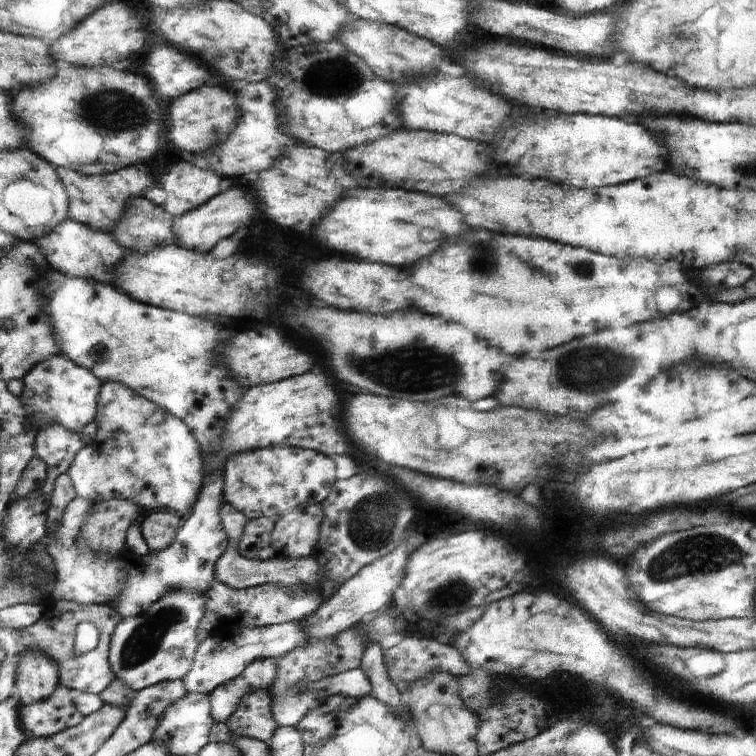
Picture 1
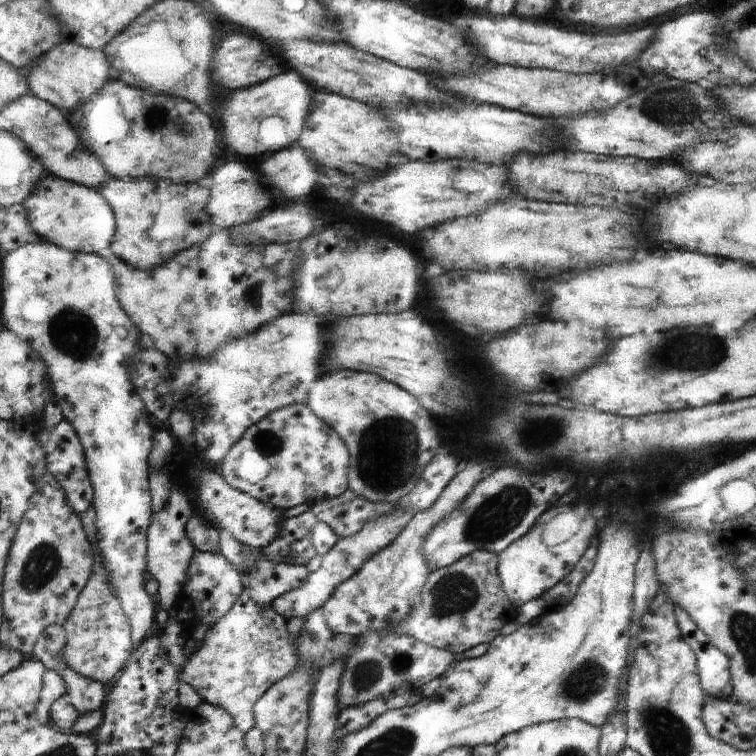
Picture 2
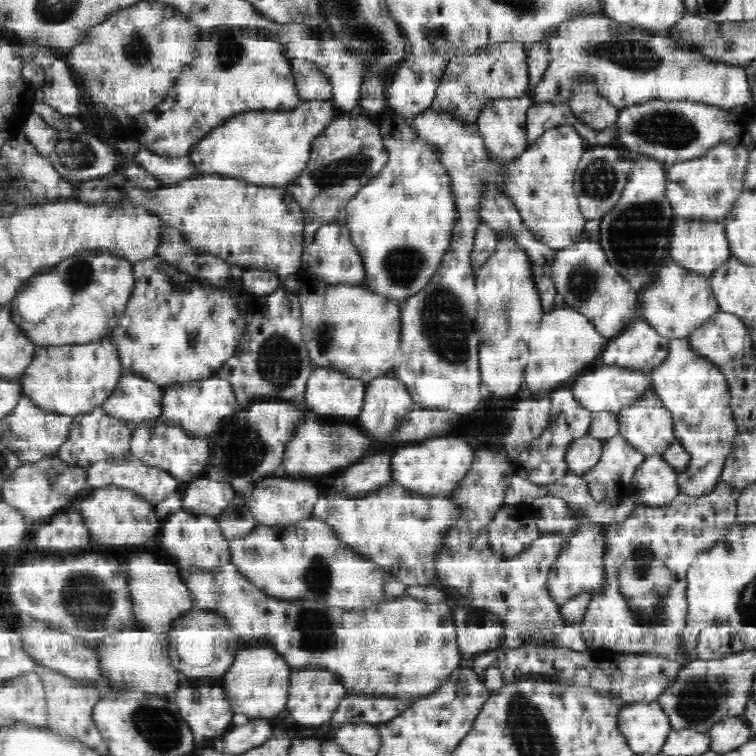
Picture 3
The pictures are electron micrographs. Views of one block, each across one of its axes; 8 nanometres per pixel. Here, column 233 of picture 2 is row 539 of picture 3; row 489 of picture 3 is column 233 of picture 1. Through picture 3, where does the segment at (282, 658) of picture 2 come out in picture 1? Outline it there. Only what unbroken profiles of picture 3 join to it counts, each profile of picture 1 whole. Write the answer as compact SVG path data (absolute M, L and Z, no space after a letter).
M258 688L246 694L227 725L234 738L248 737L268 744L279 727L273 716L271 692Z

